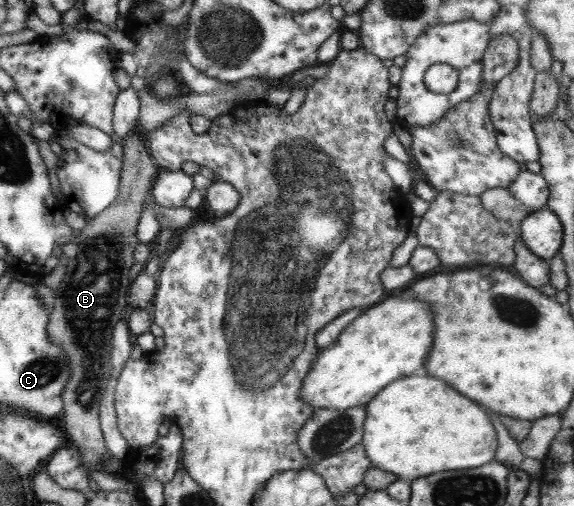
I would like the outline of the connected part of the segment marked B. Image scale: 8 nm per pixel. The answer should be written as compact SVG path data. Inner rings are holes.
M137 123L135 124L135 130L129 131L127 136L121 138L121 141L123 141L123 165L119 172L117 195L101 213L92 217L82 229L74 233L69 242L61 245L64 254L61 262L65 265L65 274L59 283L53 309L48 313L47 323L45 323L47 340L57 344L63 350L63 356L67 358L69 377L67 377L63 389L61 389L63 425L69 442L79 452L81 467L87 472L89 480L89 475L92 472L102 469L102 464L108 455L105 444L103 444L101 430L99 430L98 411L99 402L101 396L103 396L103 388L107 386L109 376L111 376L111 363L109 363L109 360L111 360L111 346L113 346L113 343L111 343L112 329L119 321L119 318L124 316L126 309L129 308L126 296L131 281L129 281L127 273L129 268L136 263L133 257L133 251L135 251L135 246L138 244L135 229L143 211L143 200L149 193L151 183L159 169L146 149L146 142L139 134Z

